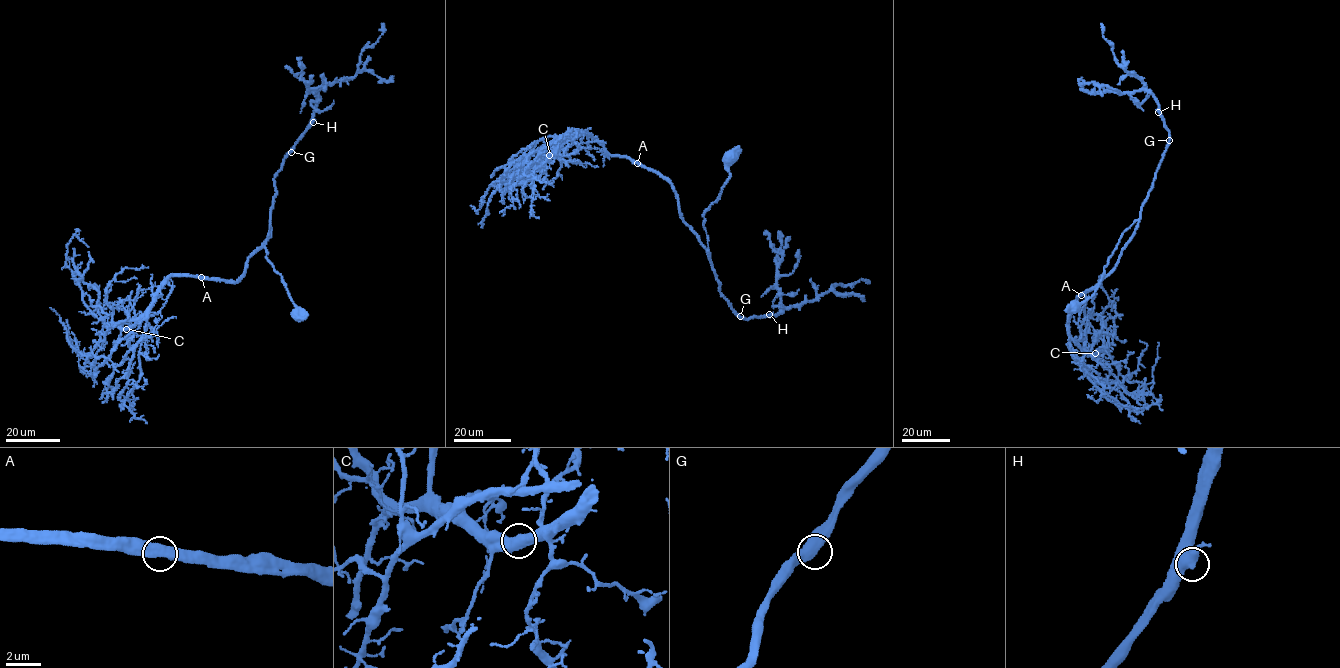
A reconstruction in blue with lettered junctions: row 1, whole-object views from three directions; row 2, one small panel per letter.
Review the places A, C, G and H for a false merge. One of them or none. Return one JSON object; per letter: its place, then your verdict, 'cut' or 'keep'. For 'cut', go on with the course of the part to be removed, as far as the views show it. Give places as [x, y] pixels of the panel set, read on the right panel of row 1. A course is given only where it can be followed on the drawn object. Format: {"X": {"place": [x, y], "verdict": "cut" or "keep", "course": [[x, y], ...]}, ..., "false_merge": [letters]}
{"A": {"place": [1081, 295], "verdict": "keep"}, "C": {"place": [1095, 353], "verdict": "keep"}, "G": {"place": [1169, 140], "verdict": "keep"}, "H": {"place": [1158, 112], "verdict": "keep"}, "false_merge": []}

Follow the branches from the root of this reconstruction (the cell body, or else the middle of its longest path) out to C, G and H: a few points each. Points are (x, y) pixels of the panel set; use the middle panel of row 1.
C: (729, 158), (730, 175), (703, 215), (710, 254), (682, 219), (672, 185), (655, 172), (580, 134), (549, 155)
G: (729, 158), (730, 175), (717, 201), (706, 210), (703, 224), (720, 293), (740, 316)
H: (729, 158), (730, 175), (719, 199), (703, 215), (709, 257), (720, 293), (739, 316), (749, 319), (769, 314)

